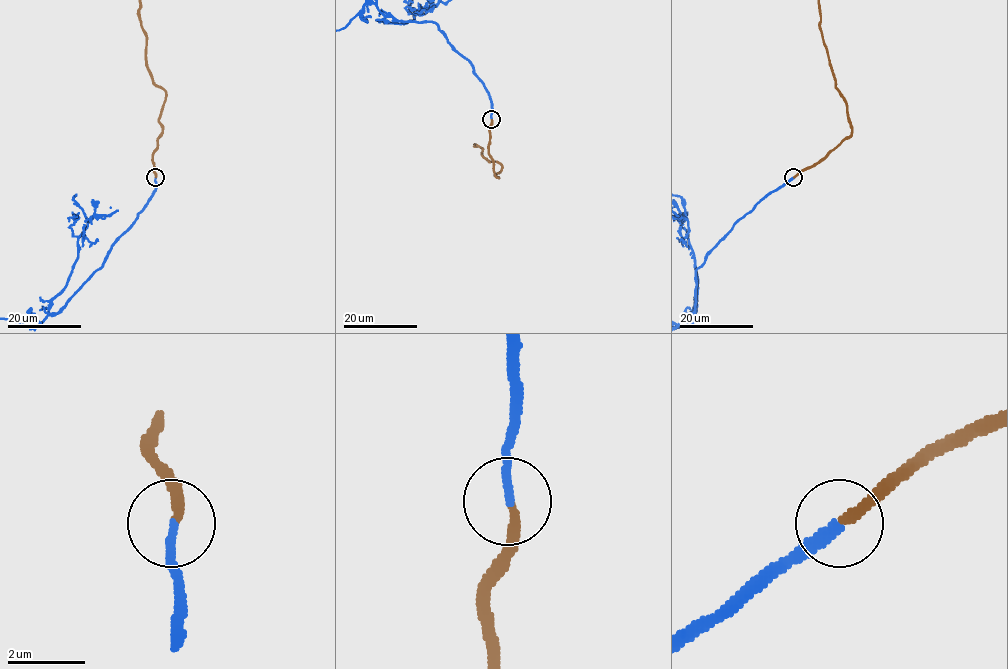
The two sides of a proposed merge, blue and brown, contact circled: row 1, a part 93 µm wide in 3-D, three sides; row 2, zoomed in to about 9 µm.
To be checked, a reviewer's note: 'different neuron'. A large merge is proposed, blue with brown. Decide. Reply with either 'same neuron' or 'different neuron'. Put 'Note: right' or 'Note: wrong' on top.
Note: wrong
same neuron

